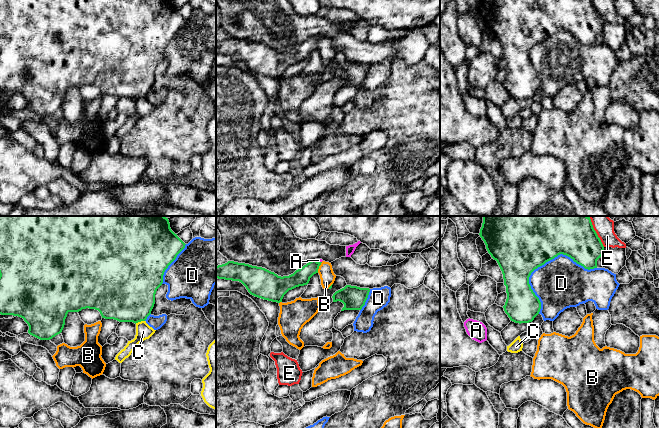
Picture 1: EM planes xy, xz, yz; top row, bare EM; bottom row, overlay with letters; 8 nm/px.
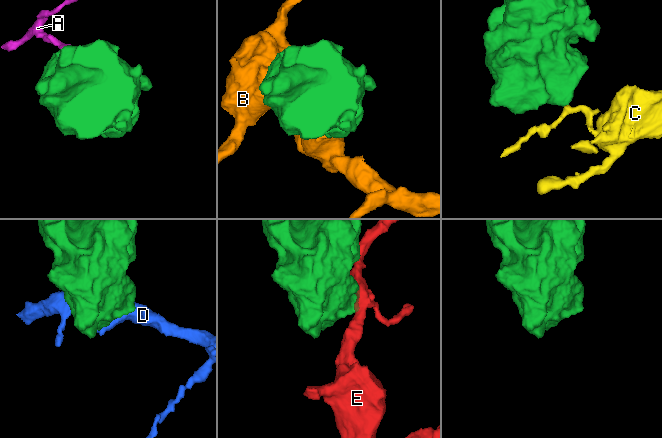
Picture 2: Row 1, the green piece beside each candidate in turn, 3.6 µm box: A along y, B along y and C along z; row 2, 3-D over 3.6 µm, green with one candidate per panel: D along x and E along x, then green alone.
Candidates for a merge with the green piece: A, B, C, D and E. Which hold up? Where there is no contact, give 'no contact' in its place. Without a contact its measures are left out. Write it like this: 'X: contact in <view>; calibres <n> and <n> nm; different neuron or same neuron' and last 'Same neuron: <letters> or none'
A: contact in xz; calibres 140 and 30 nm; different neuron
B: contact in xz; calibres 140 and 120 nm; different neuron
C: contact in xy; calibres 460 and 130 nm; different neuron
D: contact in yz; calibres 400 and 400 nm; different neuron
E: contact in yz; calibres 300 and 140 nm; different neuron
Same neuron: none

